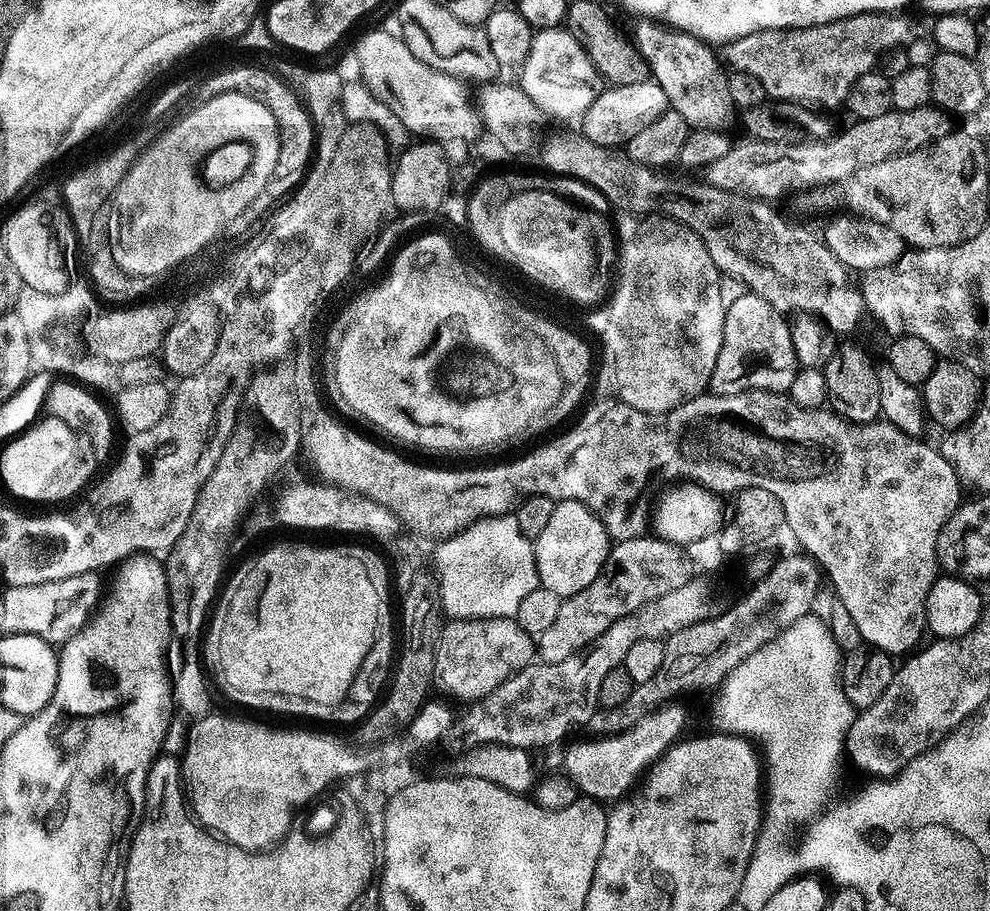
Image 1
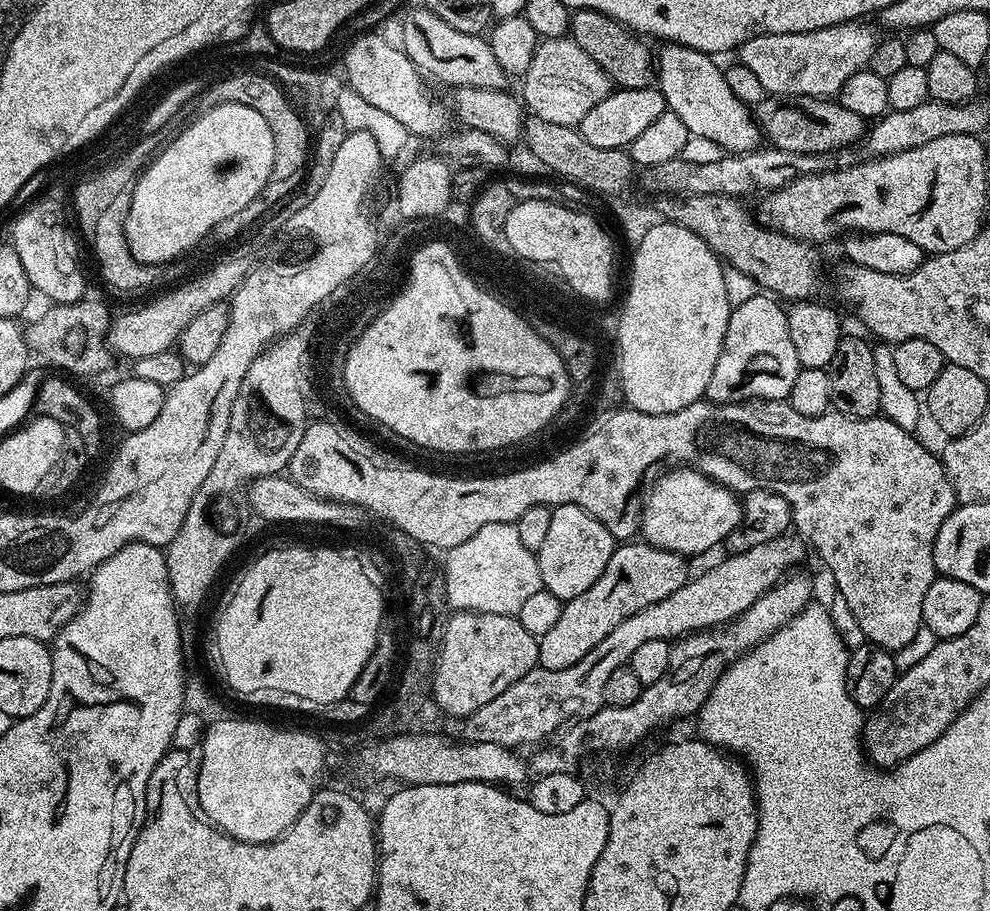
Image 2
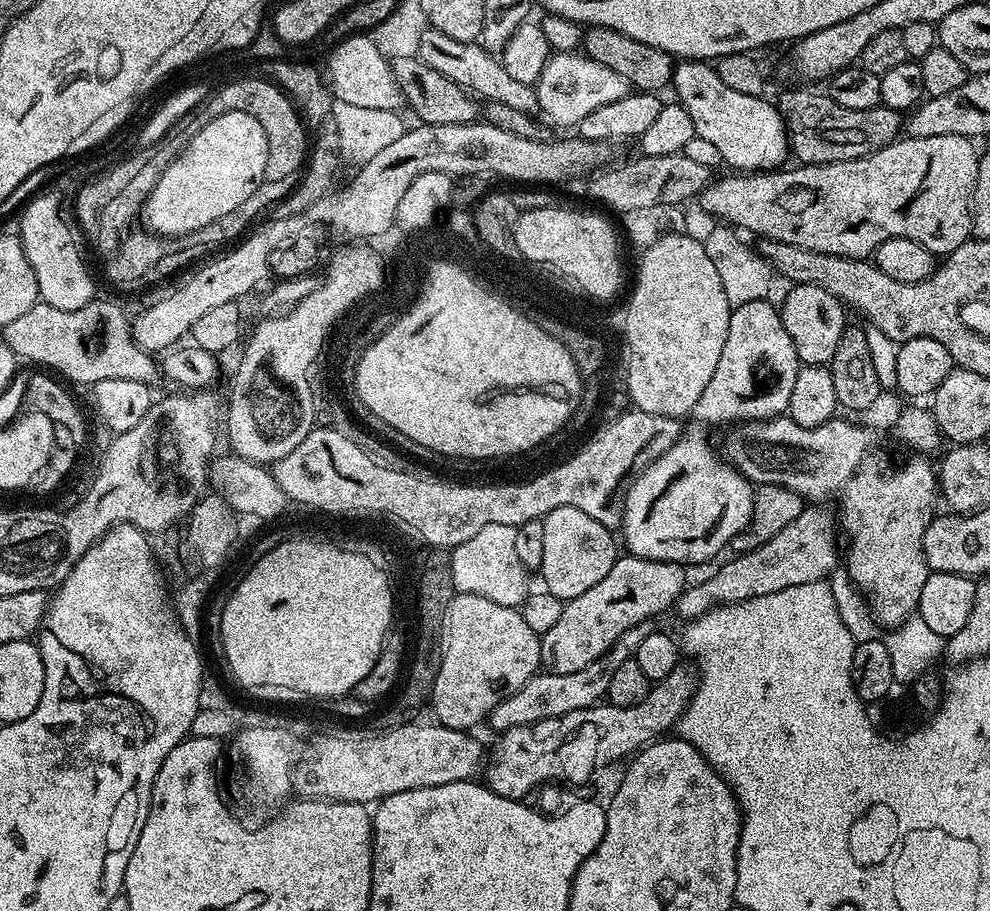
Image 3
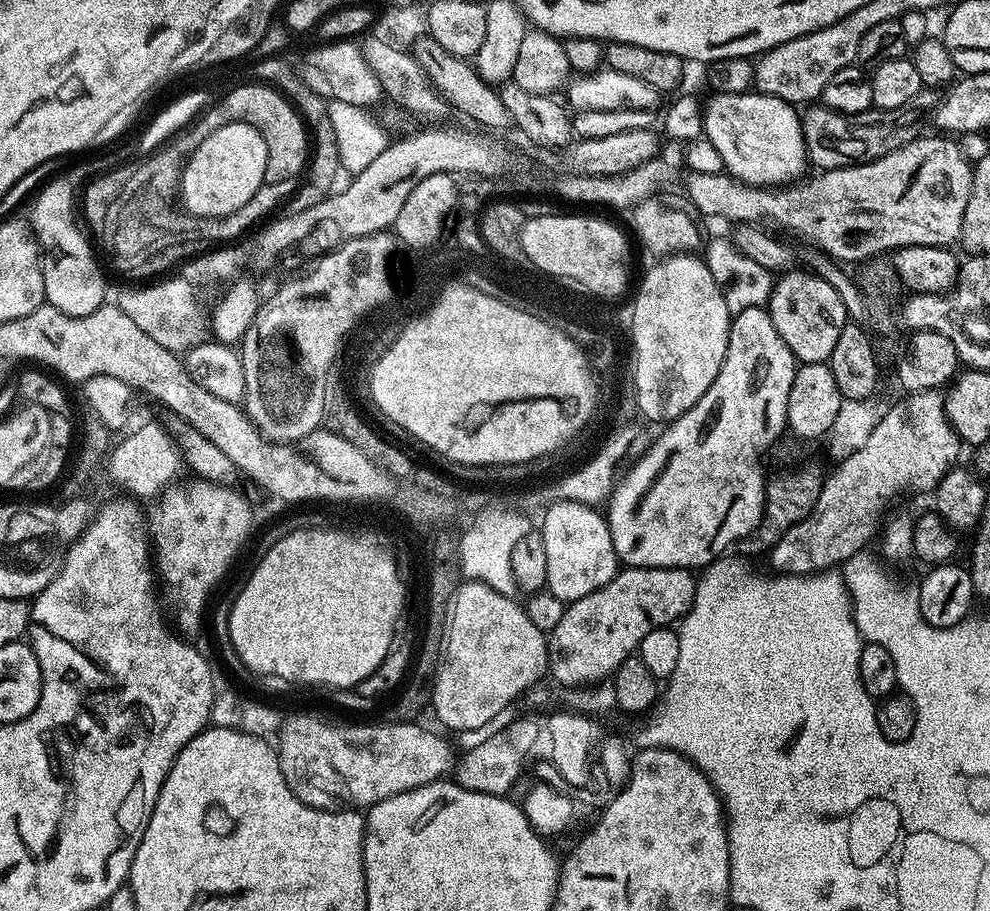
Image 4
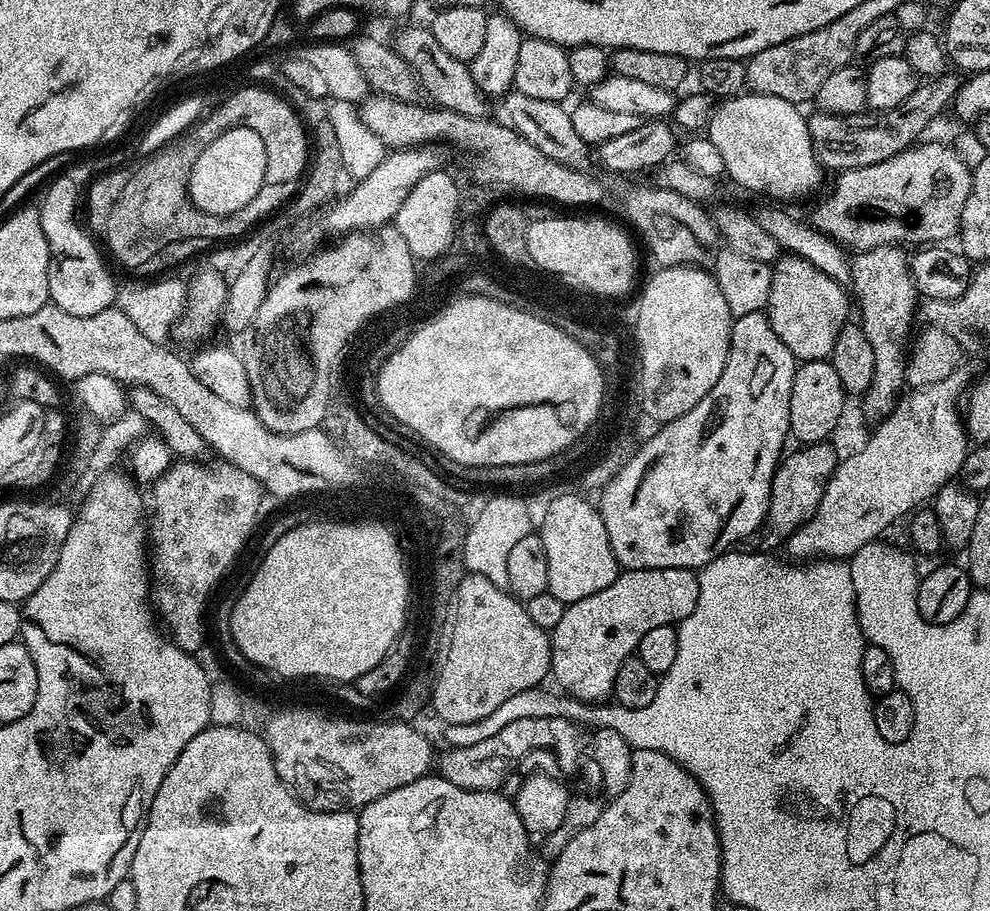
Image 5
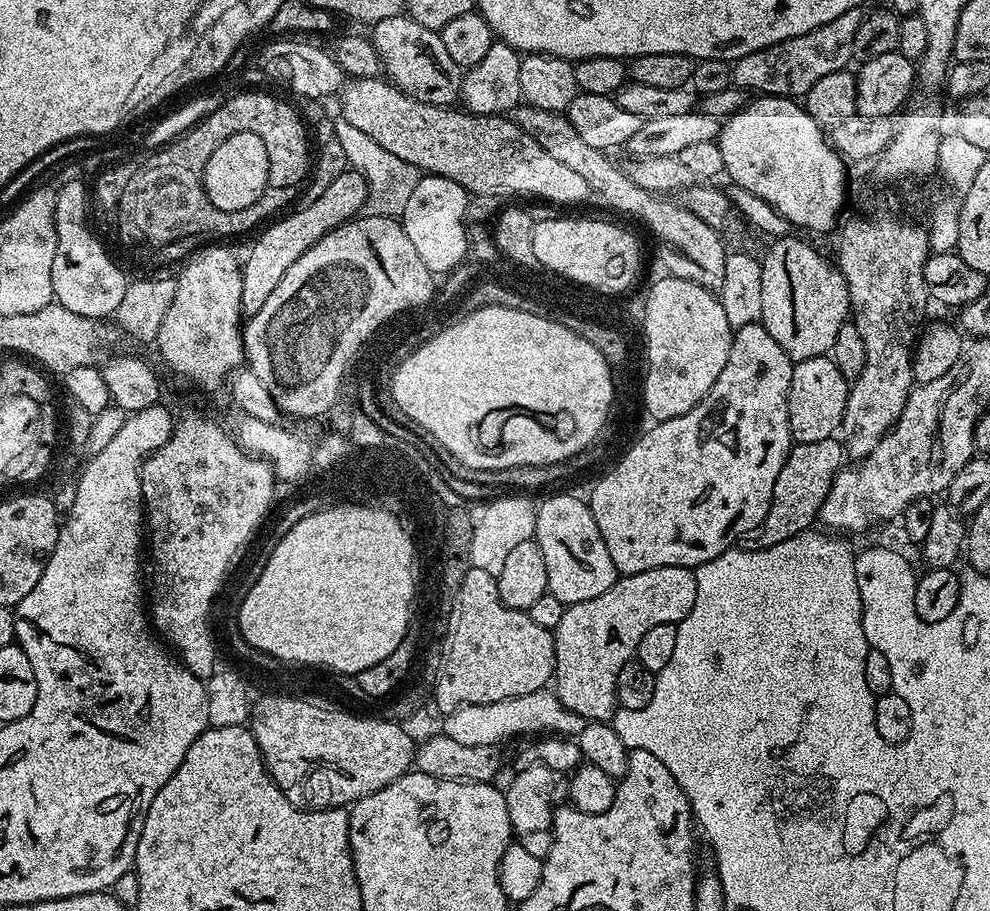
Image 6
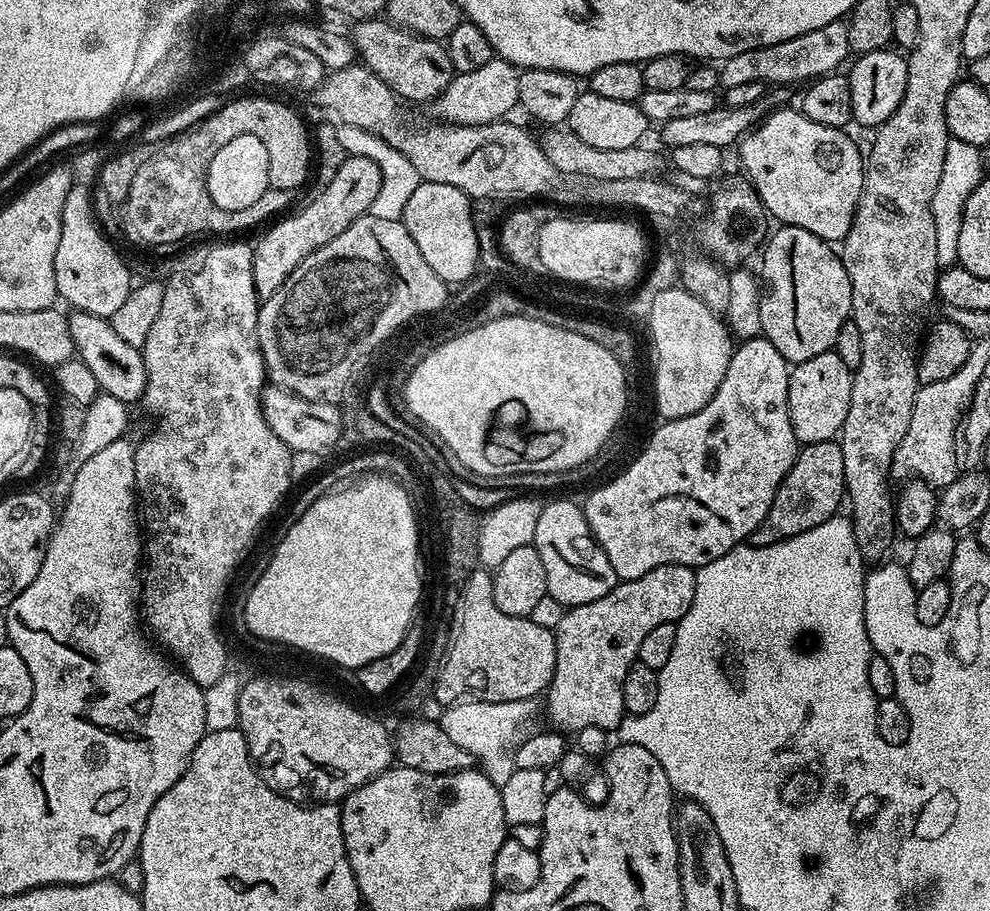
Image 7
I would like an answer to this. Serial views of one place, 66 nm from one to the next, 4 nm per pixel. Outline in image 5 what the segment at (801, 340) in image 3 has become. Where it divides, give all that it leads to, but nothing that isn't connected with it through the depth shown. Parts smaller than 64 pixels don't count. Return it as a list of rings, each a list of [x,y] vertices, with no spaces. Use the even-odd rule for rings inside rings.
[[[784,254],[772,270],[772,285],[766,315],[774,334],[786,342],[797,361],[826,360],[844,324],[849,323],[848,296],[845,285],[816,269],[800,256]]]

